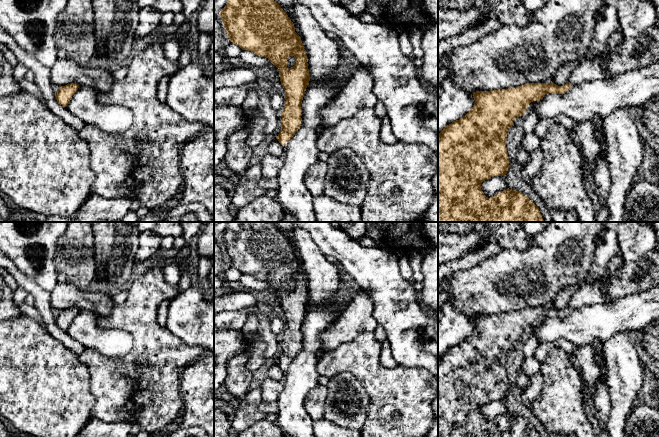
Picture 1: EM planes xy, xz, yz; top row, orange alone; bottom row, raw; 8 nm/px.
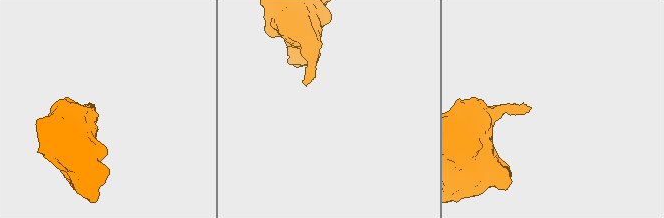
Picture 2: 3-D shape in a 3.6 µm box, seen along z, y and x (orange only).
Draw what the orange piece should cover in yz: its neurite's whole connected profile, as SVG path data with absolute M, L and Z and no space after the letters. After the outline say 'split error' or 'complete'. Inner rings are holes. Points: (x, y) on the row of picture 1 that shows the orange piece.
M657 25L638 37L625 39L611 56L606 71L601 69L598 61L585 57L574 68L570 81L563 86L553 82L527 83L508 89L474 92L472 109L438 134L438 222L544 222L539 208L522 192L507 188L488 198L481 189L483 181L507 174L507 130L514 124L514 119L524 115L528 105L542 100L545 94L565 94L574 85L603 80L607 73L617 76L656 62L659 62Z; split error

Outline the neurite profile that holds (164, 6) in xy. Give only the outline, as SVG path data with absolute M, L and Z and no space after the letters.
M138 0L140 7L151 7L157 9L162 14L182 12L183 5L181 0Z

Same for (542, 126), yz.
M558 115L553 119L541 119L536 122L534 133L540 138L543 138L552 124L561 124L566 129L572 130L576 125L576 121L565 115Z

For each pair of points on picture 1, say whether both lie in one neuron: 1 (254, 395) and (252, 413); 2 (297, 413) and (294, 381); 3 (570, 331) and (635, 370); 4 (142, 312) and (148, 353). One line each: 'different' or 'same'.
1: same
2: same
3: different
4: same

